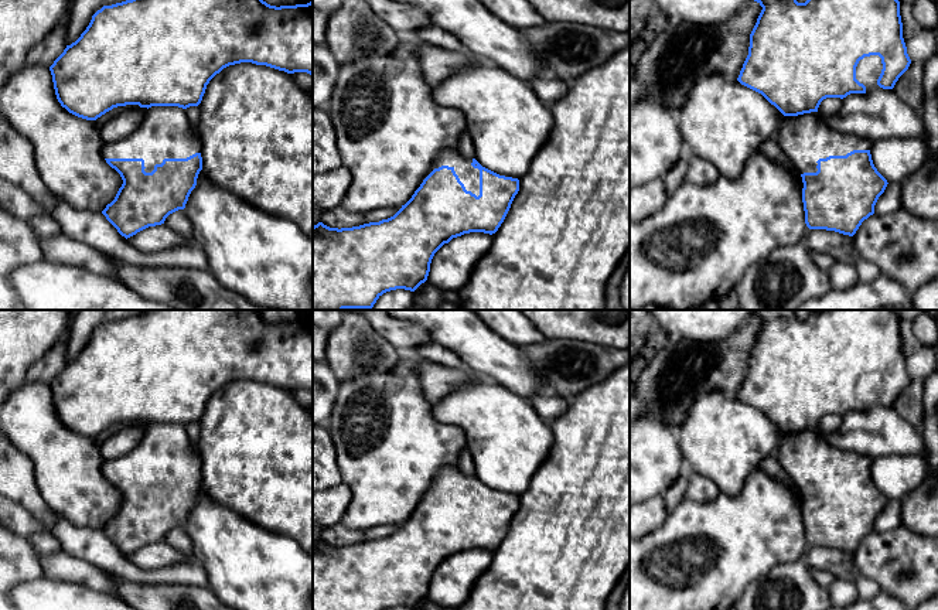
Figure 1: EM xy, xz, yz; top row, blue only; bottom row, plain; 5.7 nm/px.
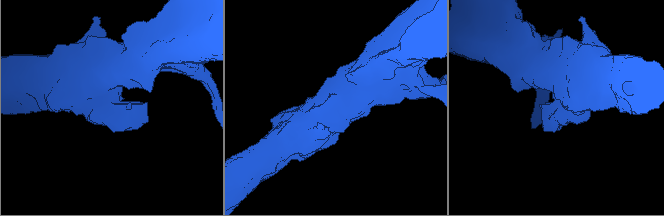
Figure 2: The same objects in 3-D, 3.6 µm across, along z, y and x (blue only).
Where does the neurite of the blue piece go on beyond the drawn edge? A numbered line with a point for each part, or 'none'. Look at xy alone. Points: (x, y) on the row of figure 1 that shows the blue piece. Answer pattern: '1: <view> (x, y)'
1: xy (164, 132)

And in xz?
1: xz (468, 176)

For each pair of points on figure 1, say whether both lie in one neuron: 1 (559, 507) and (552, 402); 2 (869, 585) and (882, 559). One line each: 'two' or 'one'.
1: two
2: two

